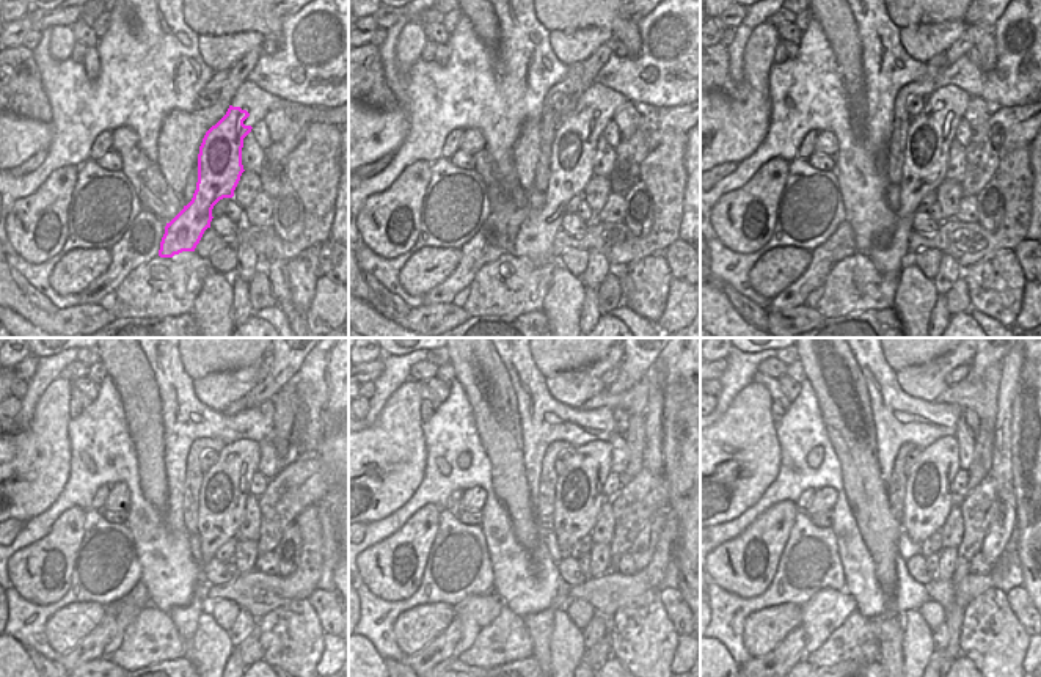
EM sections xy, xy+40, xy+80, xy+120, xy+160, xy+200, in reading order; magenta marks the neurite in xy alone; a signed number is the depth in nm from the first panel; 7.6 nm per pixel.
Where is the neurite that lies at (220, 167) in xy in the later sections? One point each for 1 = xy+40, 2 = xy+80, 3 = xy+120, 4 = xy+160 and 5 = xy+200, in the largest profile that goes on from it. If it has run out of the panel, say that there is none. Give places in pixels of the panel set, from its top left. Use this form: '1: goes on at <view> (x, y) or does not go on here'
1: goes on at xy+40 (573, 150)
2: goes on at xy+80 (930, 135)
3: goes on at xy+120 (225, 489)
4: goes on at xy+160 (578, 498)
5: goes on at xy+200 (928, 501)

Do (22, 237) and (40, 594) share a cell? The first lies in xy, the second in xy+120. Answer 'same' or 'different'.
same

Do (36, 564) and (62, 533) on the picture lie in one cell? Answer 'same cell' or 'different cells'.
same cell

